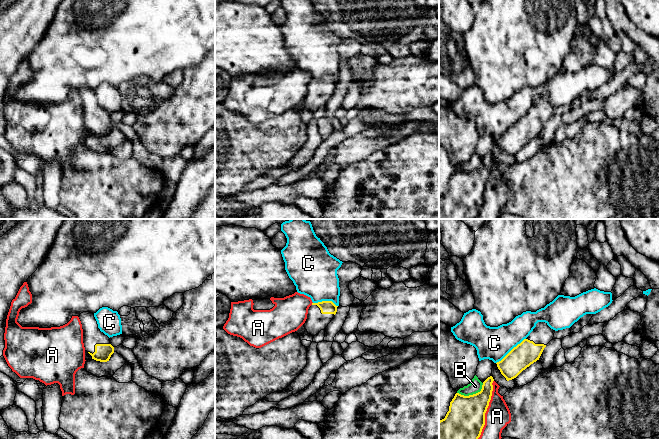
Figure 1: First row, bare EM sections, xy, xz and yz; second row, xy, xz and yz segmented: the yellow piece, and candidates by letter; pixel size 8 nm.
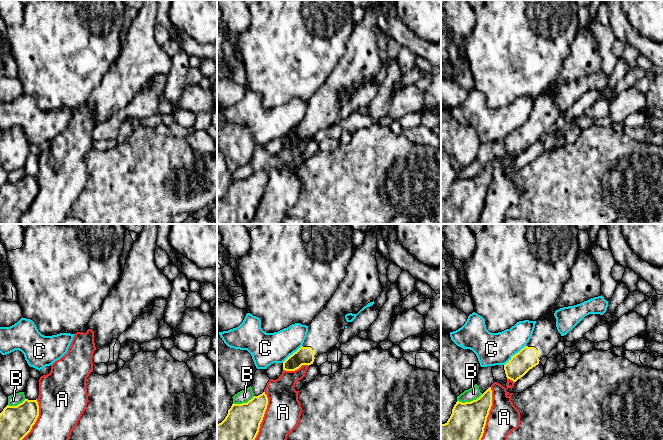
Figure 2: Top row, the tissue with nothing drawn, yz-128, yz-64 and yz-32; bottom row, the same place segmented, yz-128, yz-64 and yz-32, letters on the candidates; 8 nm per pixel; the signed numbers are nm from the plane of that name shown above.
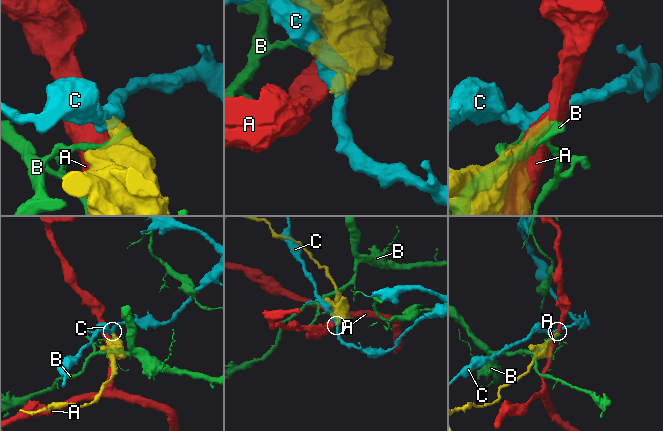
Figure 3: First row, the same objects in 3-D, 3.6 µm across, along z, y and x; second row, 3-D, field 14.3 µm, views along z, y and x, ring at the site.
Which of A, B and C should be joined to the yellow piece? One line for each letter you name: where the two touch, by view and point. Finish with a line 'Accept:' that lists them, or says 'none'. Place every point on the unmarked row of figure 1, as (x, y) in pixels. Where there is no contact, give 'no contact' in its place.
Accept: none

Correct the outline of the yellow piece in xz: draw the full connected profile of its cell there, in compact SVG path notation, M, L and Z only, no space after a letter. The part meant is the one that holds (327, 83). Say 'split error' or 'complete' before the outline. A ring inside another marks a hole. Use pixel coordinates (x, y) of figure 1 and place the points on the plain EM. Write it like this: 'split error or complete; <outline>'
split error; M332 77L312 79L308 85L304 103L308 110L315 112L326 105L337 88L337 83Z

